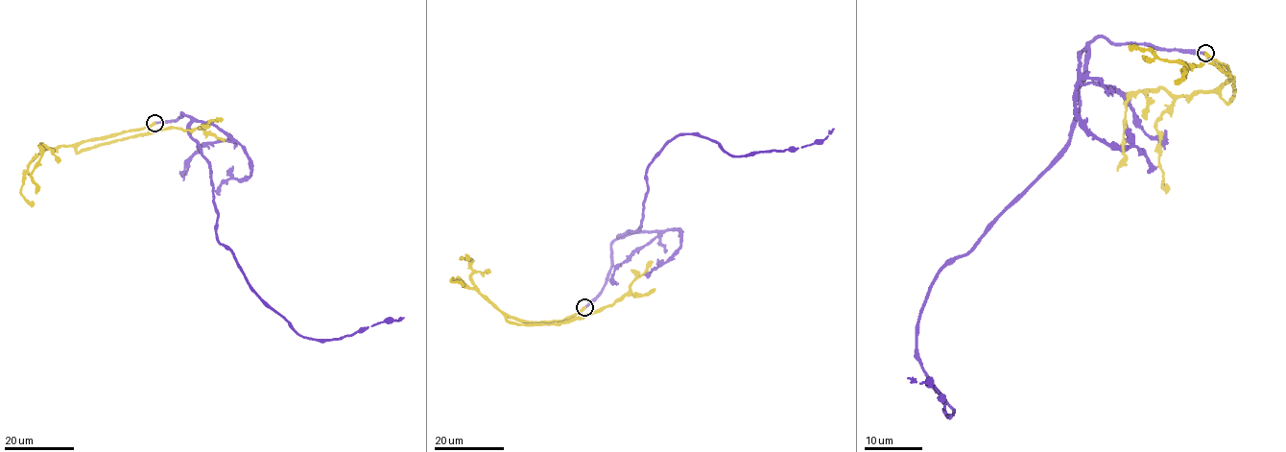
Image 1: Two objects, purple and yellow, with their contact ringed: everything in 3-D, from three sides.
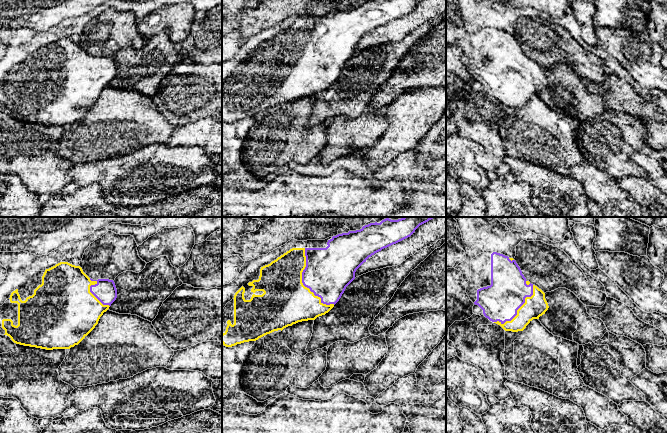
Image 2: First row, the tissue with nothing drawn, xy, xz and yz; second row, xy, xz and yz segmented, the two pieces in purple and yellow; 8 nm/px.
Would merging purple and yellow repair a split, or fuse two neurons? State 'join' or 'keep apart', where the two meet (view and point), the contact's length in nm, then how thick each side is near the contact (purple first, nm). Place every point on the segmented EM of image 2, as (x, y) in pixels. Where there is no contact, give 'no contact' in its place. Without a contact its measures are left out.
join; meets purple in xz at (302, 282); contact 500 nm long; 380 nm thick on the purple side, 380 nm on the other

